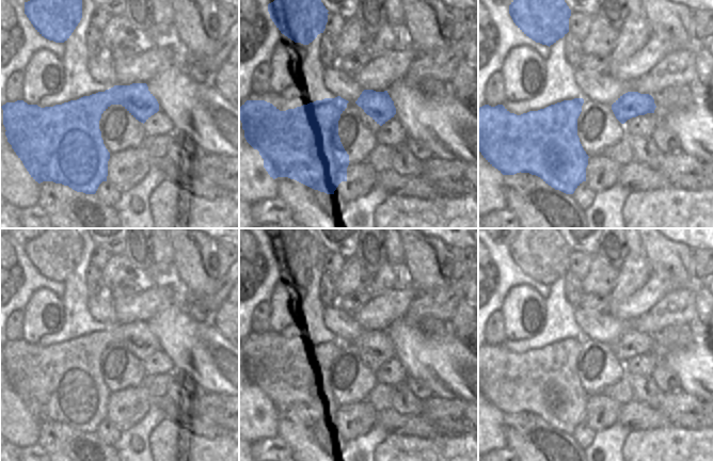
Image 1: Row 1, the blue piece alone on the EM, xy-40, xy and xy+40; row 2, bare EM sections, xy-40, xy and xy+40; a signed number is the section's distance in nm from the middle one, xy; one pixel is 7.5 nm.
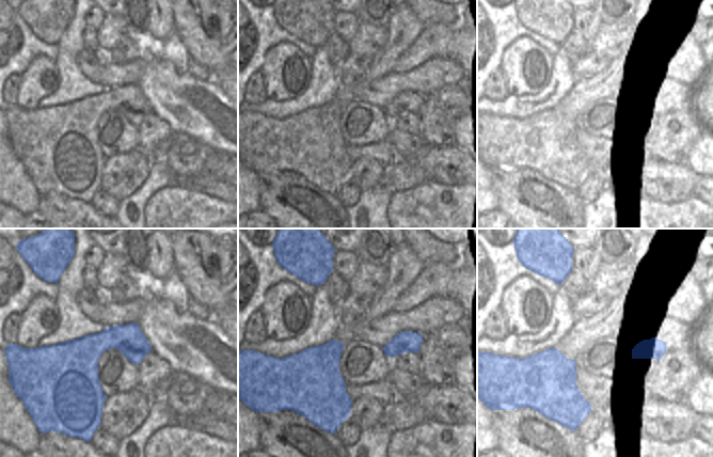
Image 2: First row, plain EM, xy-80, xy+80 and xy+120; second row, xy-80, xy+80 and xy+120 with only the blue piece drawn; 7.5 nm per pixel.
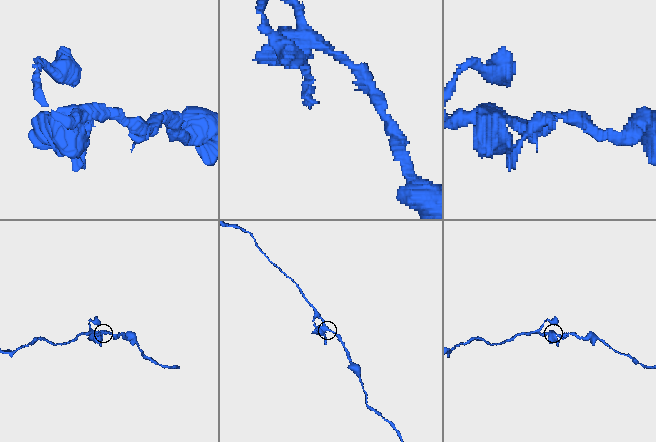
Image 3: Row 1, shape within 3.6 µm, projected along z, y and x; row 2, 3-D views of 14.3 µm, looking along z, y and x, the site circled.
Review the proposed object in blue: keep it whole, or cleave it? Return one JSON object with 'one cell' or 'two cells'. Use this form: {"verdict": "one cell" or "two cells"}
{"verdict": "two cells"}

